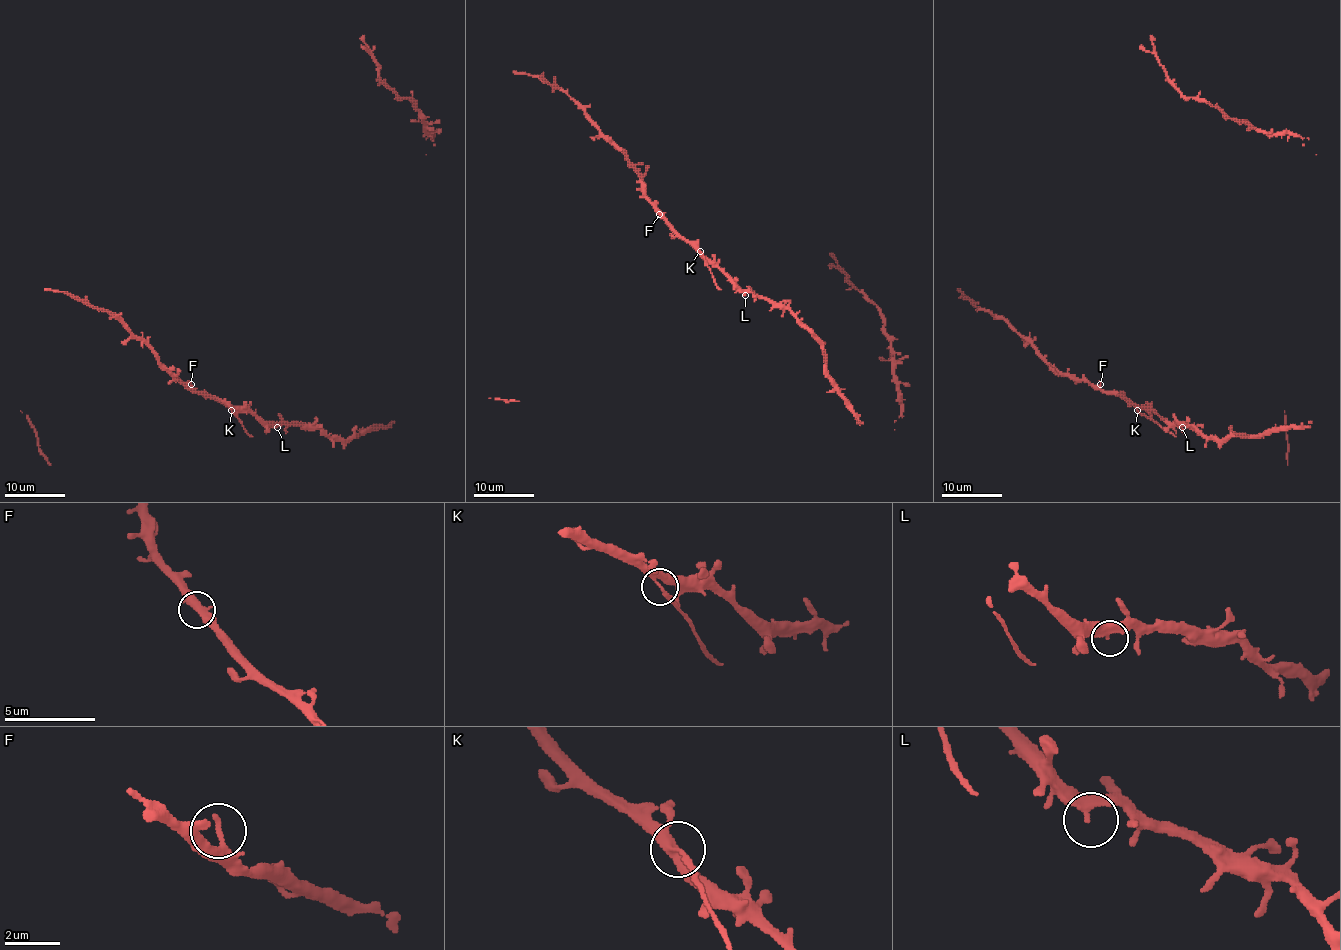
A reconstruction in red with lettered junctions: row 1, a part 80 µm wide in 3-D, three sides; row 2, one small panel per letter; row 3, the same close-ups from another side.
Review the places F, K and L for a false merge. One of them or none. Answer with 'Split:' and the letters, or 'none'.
Split: K

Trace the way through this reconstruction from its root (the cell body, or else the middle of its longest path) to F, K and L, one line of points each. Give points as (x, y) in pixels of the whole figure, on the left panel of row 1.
F: (375, 426), (346, 439), (329, 439), (319, 429), (263, 424), (248, 411), (228, 408), (200, 394), (191, 384)
K: (375, 426), (346, 439), (329, 439), (319, 429), (263, 424), (248, 411), (231, 411)
L: (375, 426), (346, 439), (329, 439), (319, 429), (305, 429), (295, 424), (278, 424), (277, 427)

